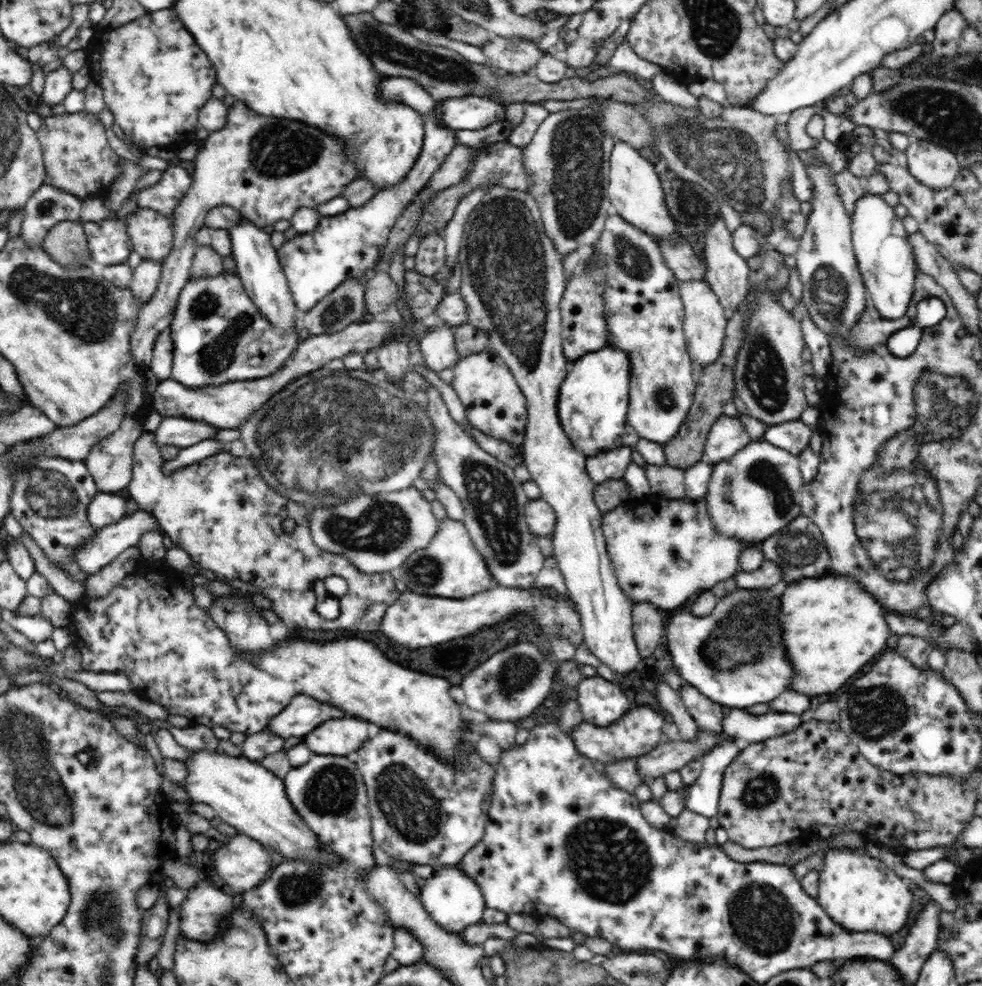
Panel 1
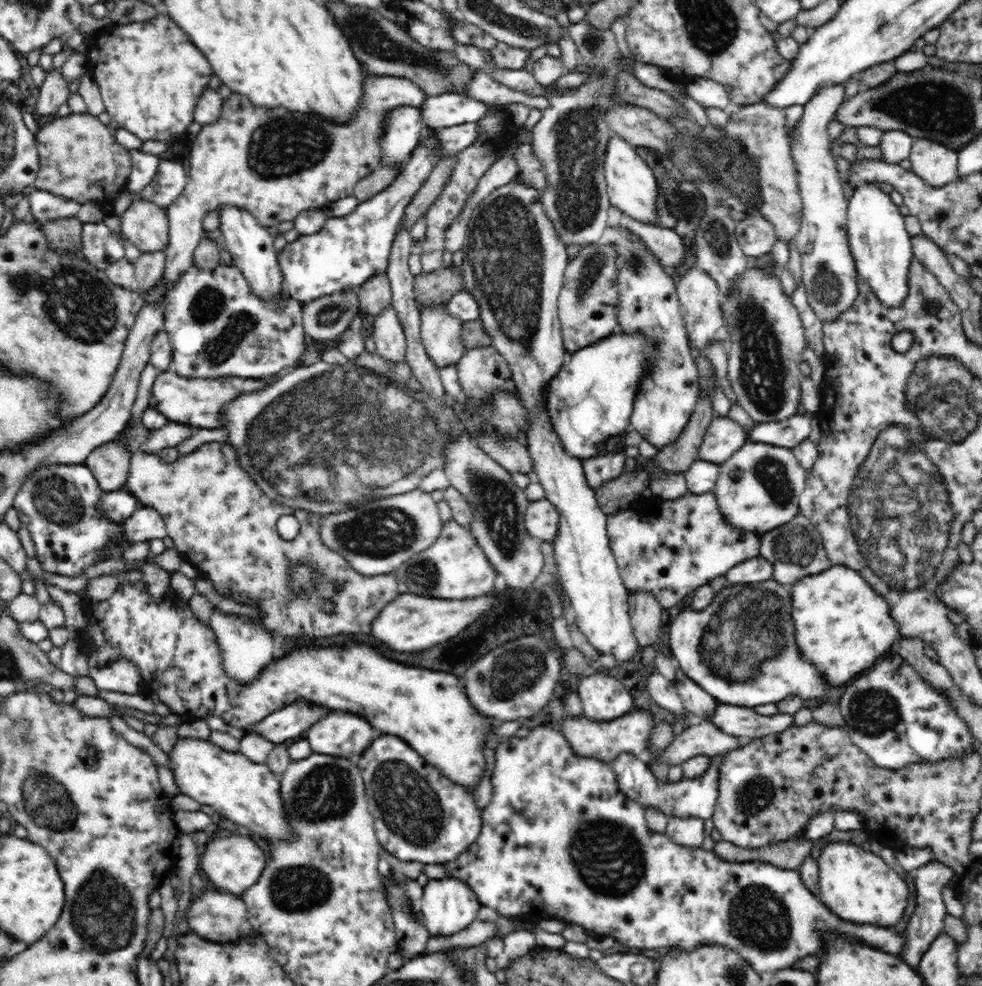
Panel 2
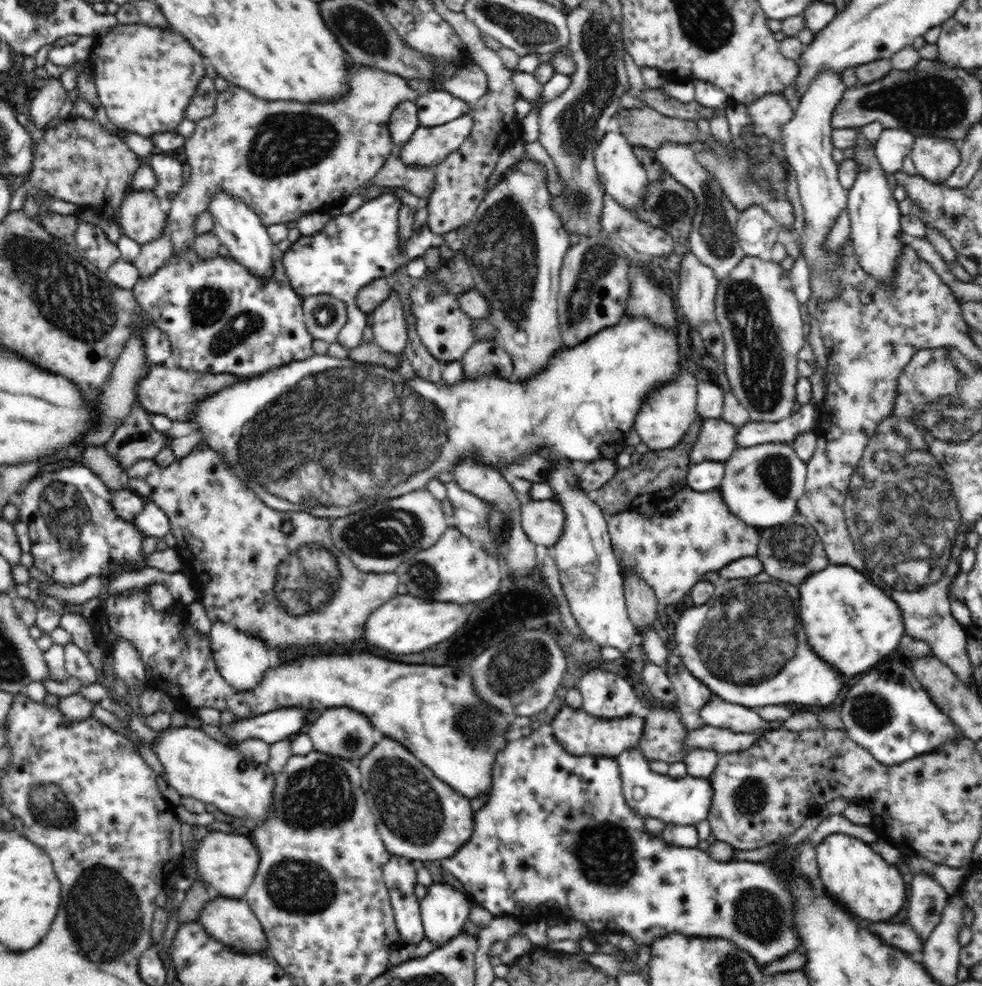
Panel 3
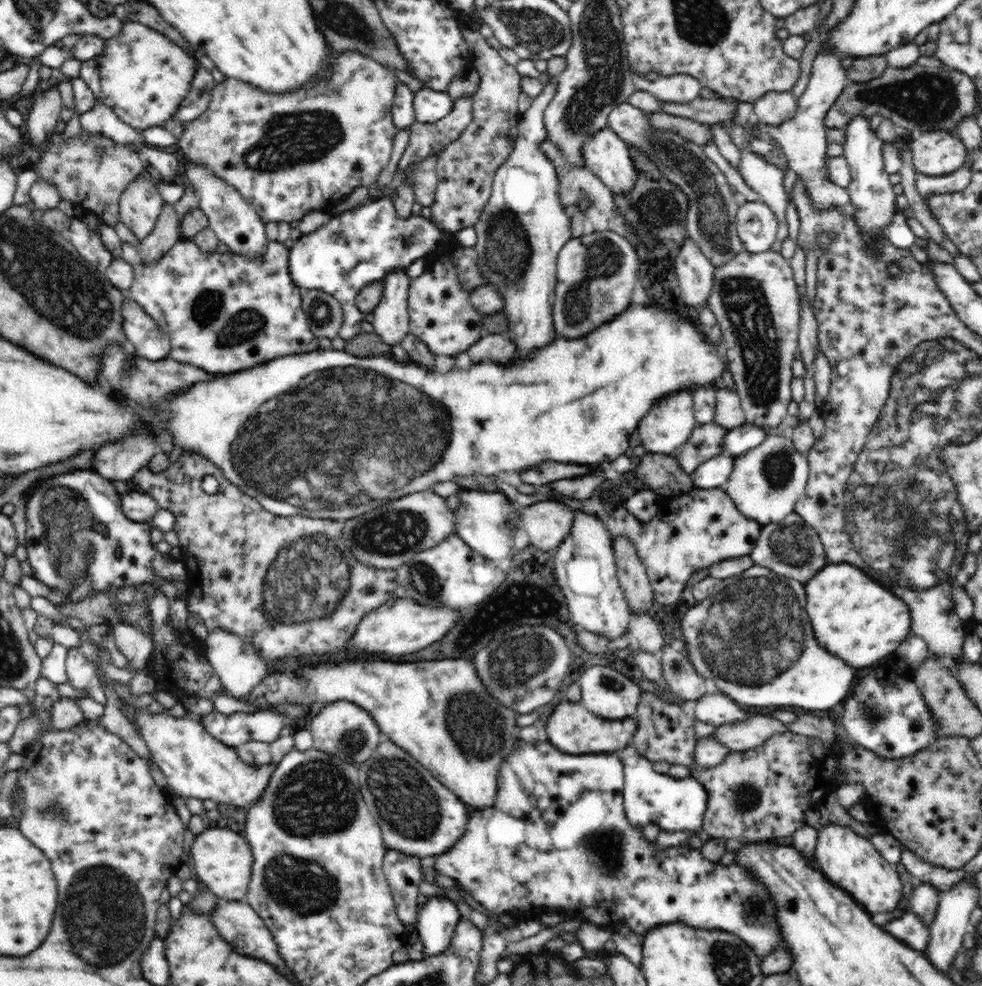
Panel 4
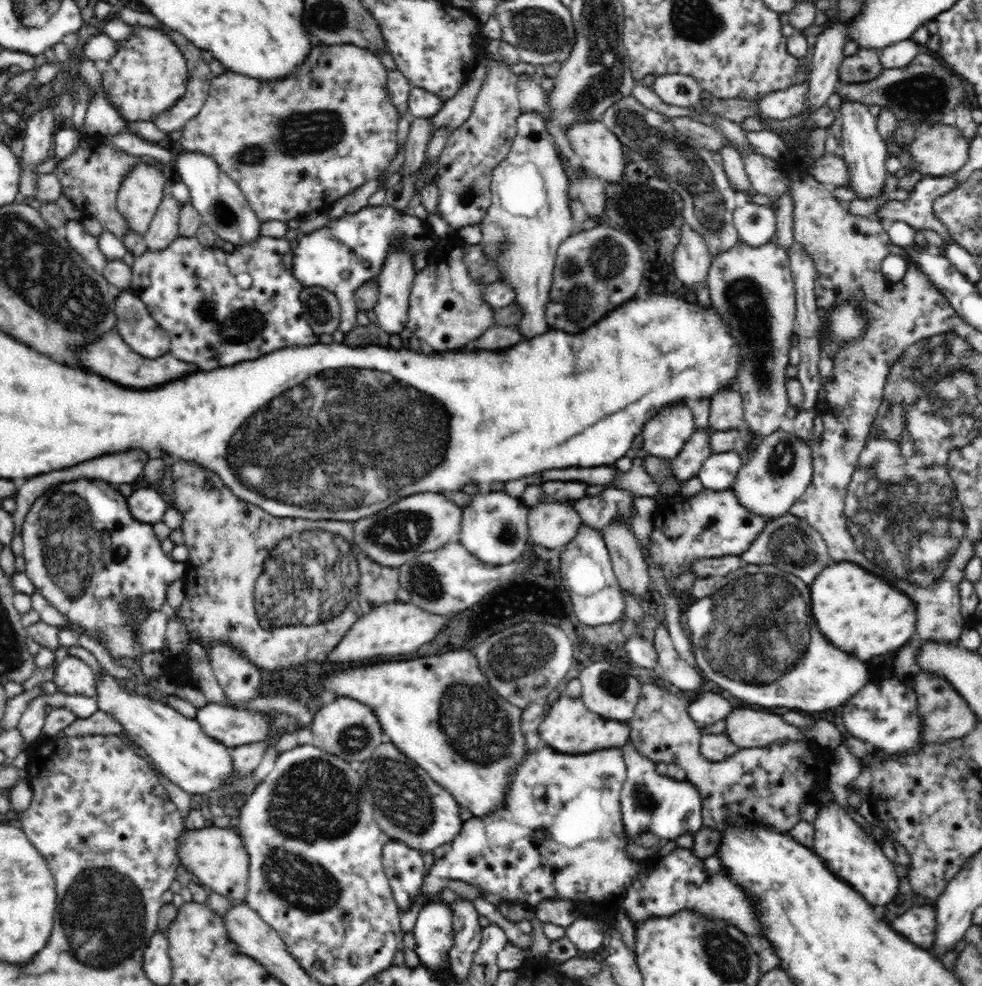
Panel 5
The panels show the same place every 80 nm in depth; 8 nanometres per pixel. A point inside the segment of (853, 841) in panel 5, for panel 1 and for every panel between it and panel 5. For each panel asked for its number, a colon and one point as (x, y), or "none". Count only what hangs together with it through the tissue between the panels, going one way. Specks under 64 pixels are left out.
1: (860, 892)
2: (857, 885)
3: (863, 881)
4: (848, 860)

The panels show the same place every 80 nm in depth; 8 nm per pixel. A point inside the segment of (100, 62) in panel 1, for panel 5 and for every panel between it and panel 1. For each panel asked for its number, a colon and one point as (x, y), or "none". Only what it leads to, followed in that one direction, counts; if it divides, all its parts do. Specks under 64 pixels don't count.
2: (150, 75)
3: (145, 76)
4: (144, 75)
5: (148, 73)

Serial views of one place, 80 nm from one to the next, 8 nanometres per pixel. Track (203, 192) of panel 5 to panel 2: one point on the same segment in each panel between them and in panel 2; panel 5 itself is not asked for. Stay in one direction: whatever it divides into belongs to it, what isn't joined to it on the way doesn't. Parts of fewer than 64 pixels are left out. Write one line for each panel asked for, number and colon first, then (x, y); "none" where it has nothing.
2: (250, 245)
3: (238, 227)
4: (233, 220)

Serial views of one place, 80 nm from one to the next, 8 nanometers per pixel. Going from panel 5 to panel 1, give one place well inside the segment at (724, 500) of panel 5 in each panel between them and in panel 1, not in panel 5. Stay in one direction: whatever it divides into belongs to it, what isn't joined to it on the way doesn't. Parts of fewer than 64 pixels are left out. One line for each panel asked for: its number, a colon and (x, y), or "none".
1: (663, 558)
2: (685, 545)
3: (695, 533)
4: (692, 531)

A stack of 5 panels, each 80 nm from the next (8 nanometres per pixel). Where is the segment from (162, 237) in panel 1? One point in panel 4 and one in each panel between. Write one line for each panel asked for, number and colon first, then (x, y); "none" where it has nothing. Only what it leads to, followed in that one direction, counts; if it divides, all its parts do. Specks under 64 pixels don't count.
2: (145, 224)
3: (140, 216)
4: (140, 203)

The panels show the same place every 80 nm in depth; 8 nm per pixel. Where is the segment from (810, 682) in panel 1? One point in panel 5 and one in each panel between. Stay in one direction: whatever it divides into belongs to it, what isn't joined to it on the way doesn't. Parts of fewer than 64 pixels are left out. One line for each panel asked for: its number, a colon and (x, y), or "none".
2: (844, 625)
3: (852, 622)
4: (857, 620)
5: (855, 608)

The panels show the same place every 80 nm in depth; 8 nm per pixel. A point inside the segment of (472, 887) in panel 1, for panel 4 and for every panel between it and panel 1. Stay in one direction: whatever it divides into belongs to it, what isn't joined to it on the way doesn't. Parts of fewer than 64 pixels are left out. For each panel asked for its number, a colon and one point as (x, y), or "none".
2: (448, 905)
3: (444, 911)
4: (437, 919)

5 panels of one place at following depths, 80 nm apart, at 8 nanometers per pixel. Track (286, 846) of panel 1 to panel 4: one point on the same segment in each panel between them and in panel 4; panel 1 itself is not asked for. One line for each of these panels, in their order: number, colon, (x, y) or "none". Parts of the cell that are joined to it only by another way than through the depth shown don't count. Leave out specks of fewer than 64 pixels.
2: (246, 793)
3: (196, 765)
4: (196, 765)

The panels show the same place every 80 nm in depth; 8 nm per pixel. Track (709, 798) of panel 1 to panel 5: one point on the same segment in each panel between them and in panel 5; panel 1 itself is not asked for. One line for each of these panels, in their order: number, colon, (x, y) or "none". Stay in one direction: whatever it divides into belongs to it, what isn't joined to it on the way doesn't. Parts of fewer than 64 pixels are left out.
2: (696, 798)
3: (687, 801)
4: (648, 798)
5: (668, 808)

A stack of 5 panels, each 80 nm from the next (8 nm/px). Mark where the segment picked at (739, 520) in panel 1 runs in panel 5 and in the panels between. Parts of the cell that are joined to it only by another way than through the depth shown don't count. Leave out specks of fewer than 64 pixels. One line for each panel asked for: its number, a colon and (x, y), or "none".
2: (758, 488)
3: (762, 484)
4: (767, 481)
5: (780, 470)

